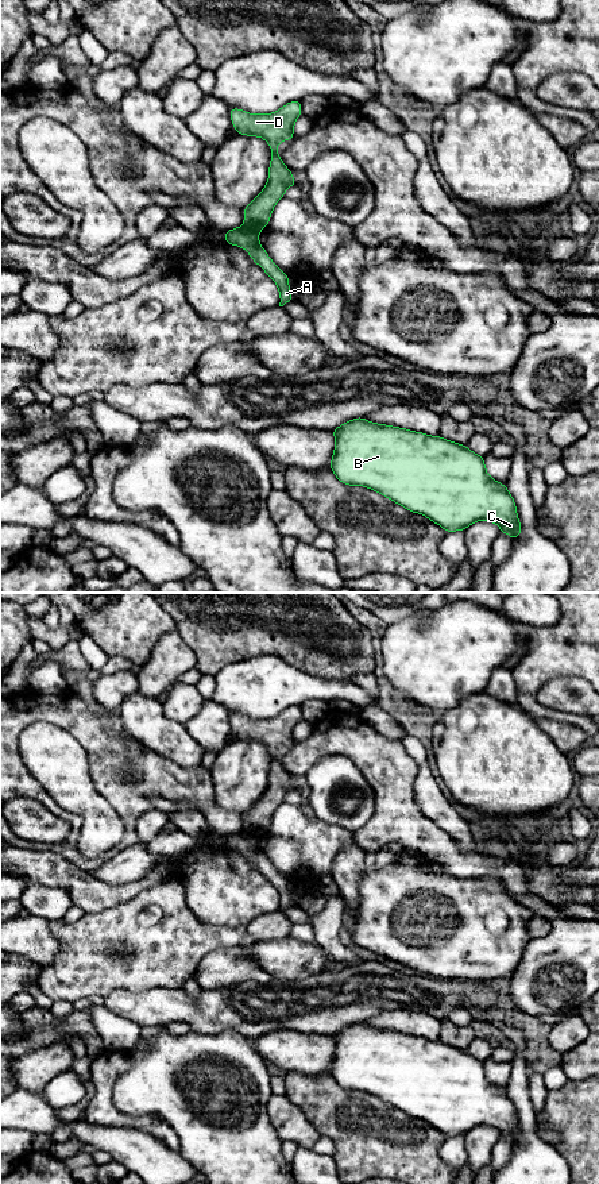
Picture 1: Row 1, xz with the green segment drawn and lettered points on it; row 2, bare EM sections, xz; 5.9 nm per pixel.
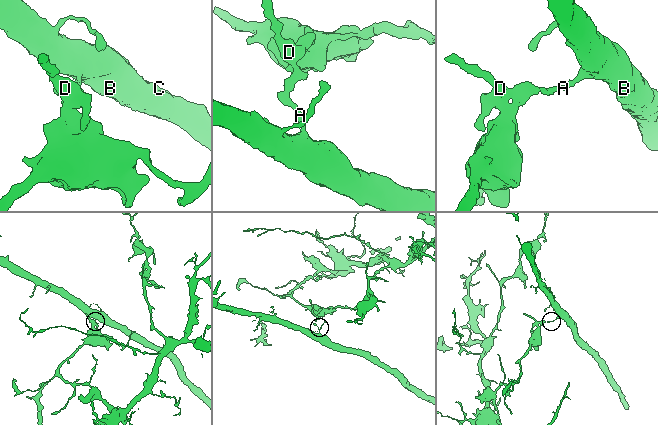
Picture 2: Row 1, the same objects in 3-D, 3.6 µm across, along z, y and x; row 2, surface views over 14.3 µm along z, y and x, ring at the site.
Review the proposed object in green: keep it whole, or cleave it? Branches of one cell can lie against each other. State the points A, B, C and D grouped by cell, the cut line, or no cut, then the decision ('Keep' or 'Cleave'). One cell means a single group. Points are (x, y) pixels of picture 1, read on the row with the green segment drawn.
Groups: A B C / D. Split along xz (244, 224), (257, 231). Cleave

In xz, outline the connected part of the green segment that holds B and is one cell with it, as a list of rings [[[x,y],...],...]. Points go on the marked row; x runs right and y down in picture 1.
[[[356,417],[332,431],[335,451],[331,470],[348,486],[364,486],[411,513],[420,513],[449,532],[465,531],[474,522],[486,520],[496,524],[511,541],[522,532],[517,506],[506,483],[487,474],[484,458],[467,446],[441,436],[430,436]]]

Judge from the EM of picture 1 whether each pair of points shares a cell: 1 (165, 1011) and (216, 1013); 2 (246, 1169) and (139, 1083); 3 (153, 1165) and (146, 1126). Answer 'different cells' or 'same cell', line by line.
1: same cell
2: same cell
3: different cells

